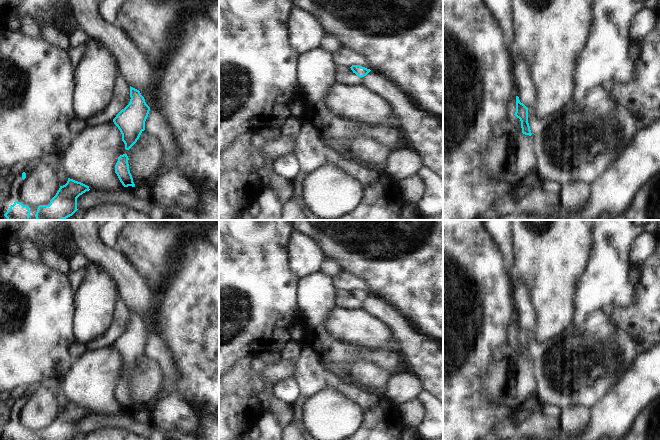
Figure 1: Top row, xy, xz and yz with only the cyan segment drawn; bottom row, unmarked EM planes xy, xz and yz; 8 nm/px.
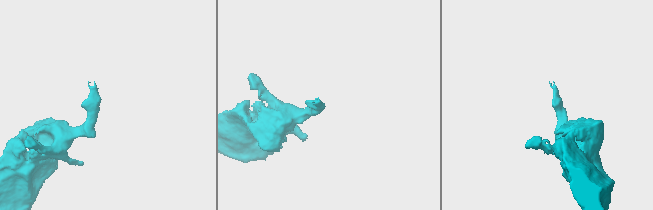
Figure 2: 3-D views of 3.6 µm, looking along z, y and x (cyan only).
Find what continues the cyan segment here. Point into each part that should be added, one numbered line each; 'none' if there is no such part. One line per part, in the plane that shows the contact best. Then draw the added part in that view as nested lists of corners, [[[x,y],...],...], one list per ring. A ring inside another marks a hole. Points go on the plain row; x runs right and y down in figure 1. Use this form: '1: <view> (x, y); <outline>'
none

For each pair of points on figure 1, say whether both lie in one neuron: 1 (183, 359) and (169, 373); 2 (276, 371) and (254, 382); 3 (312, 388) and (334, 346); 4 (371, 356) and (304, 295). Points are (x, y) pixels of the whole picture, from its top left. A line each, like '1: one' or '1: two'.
1: two
2: one
3: two
4: one

